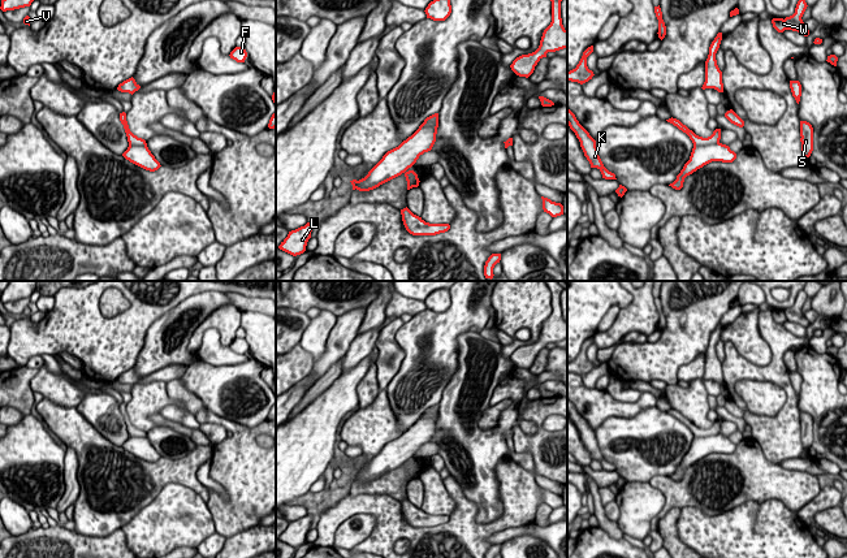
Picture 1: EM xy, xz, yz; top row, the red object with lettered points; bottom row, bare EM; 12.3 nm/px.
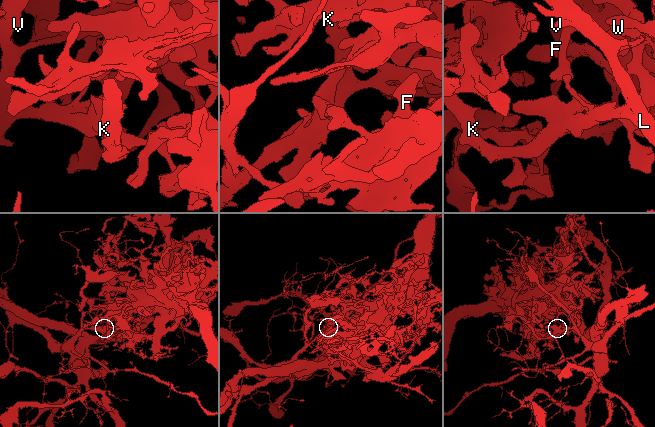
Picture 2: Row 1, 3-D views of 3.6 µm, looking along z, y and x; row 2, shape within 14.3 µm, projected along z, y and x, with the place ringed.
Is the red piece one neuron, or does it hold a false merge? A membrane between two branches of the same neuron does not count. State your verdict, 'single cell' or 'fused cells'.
fused cells

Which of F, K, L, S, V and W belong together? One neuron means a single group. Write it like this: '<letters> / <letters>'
F S / K L V W

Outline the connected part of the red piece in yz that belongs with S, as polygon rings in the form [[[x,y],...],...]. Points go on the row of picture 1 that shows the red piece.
[[[800,121],[800,142],[804,157],[809,157],[813,151],[813,127],[807,121]]]

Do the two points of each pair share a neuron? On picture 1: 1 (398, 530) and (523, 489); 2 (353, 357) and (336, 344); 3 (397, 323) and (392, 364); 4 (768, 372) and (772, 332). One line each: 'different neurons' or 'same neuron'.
1: same neuron
2: different neurons
3: same neuron
4: same neuron

